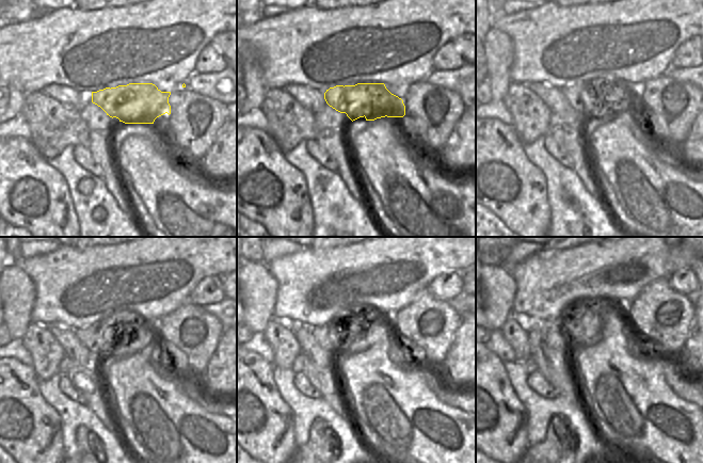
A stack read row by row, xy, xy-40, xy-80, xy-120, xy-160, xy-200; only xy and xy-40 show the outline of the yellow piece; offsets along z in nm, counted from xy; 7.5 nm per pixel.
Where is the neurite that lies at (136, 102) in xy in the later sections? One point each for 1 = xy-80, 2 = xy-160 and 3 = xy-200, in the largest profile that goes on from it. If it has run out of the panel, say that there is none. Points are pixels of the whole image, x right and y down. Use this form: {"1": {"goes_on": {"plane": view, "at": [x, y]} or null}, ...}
{"1": {"goes_on": {"plane": "xy-80", "at": [580, 96]}}, "2": {"goes_on": {"plane": "xy-160", "at": [338, 337]}}, "3": {"goes_on": {"plane": "xy-200", "at": [560, 338]}}}

